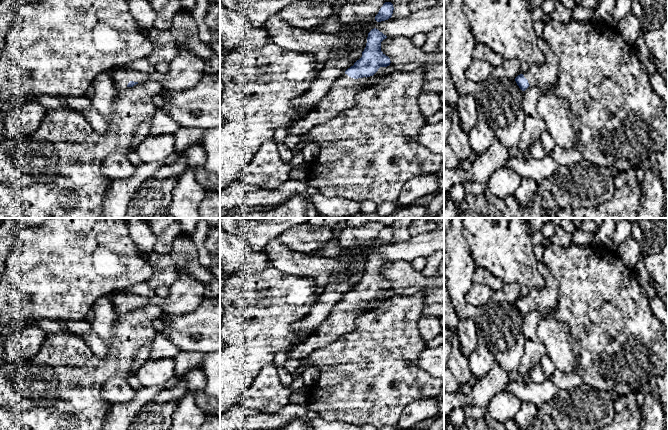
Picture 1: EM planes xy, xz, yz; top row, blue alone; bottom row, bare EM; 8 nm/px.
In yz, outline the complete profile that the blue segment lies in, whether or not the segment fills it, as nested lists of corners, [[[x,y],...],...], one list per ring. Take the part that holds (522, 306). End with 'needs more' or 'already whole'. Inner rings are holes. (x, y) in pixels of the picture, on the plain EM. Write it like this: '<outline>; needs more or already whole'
[[[546,275],[544,280],[544,287],[530,288],[526,297],[515,302],[522,315],[525,315],[531,309],[537,310],[542,318],[554,315],[558,303],[559,286],[553,275]]]; needs more

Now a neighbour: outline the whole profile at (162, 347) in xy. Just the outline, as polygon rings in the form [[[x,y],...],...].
[[[158,332],[157,336],[153,340],[149,358],[155,360],[162,358],[174,359],[179,354],[179,352],[179,349],[166,335]]]

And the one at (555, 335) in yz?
[[[553,316],[541,318],[537,326],[537,335],[546,351],[546,355],[565,373],[574,371],[576,356],[570,343],[568,326]]]

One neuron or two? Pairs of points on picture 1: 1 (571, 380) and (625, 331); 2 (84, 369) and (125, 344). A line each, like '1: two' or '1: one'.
1: two
2: one

